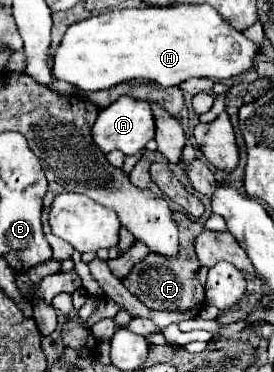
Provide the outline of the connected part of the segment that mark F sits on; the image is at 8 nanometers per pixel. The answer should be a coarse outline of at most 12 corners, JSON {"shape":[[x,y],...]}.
{"shape":[[174,213],[182,229],[176,259],[156,253],[134,265],[122,283],[146,307],[190,311],[200,263],[200,223]]}

